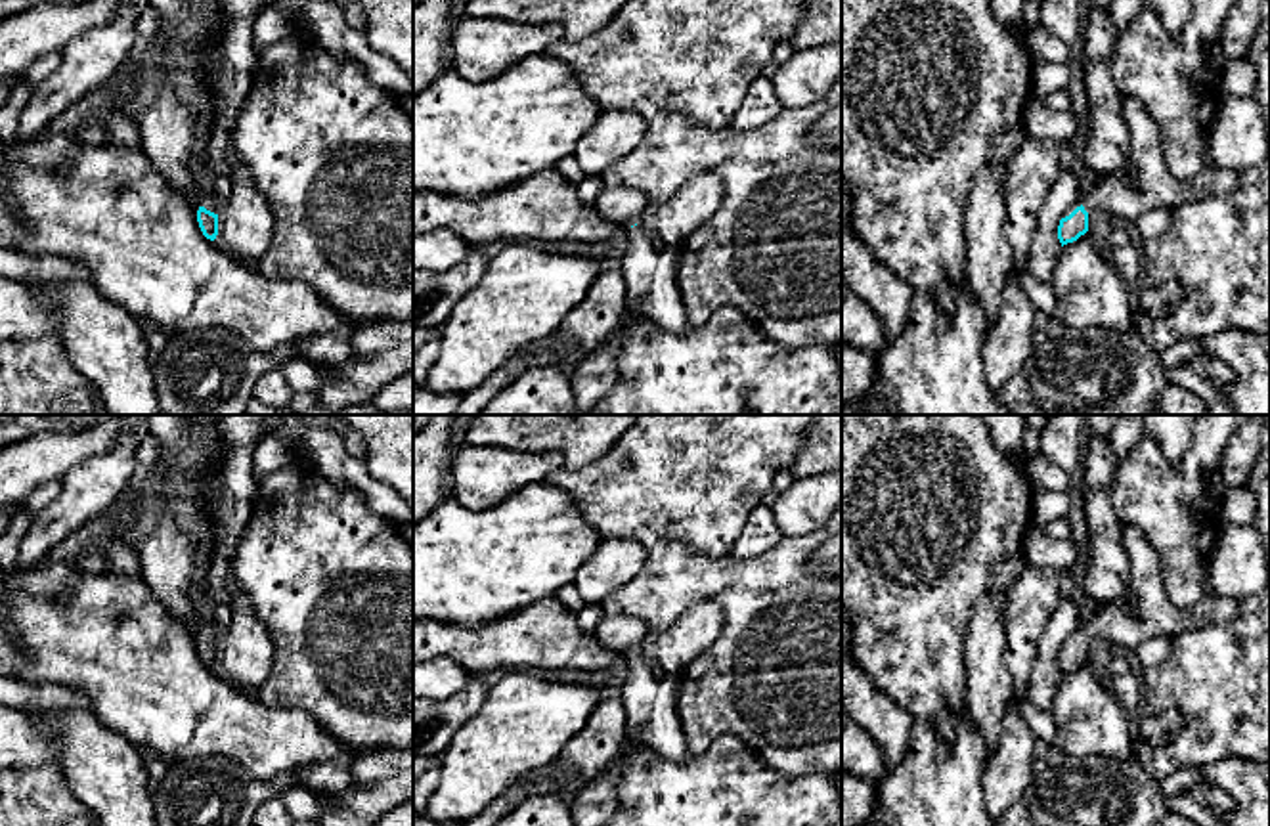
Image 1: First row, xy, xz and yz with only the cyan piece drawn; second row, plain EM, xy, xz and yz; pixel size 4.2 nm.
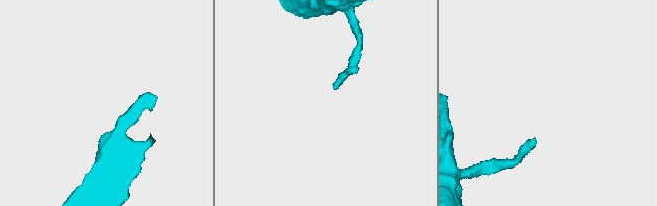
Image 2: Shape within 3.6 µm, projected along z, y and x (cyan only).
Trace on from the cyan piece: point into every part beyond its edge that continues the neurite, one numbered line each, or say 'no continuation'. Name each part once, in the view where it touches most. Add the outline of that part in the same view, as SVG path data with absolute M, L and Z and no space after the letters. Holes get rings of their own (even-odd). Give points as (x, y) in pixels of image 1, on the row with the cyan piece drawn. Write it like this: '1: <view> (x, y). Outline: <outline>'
1: xy (209, 201). Outline: M207 189L203 199L201 199L201 206L205 206L207 210L218 214L220 208L220 199L214 195L212 189Z

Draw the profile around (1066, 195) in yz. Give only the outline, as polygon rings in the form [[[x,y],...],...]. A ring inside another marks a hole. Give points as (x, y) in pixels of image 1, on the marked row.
[[[1062,172],[1058,176],[1058,182],[1042,205],[1039,228],[1025,264],[1033,277],[1050,283],[1050,273],[1062,249],[1058,239],[1060,220],[1083,205],[1083,195],[1084,191],[1075,172]]]

